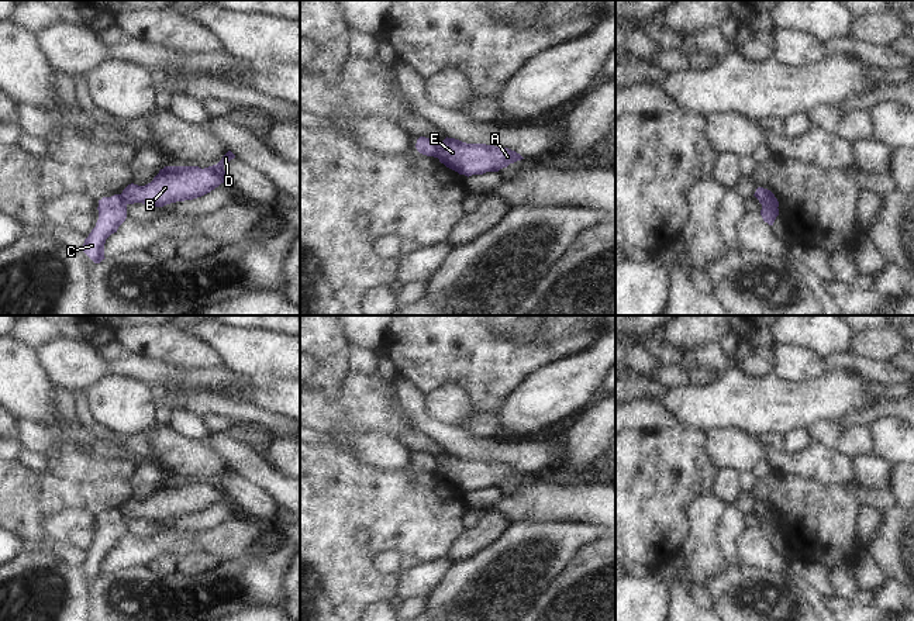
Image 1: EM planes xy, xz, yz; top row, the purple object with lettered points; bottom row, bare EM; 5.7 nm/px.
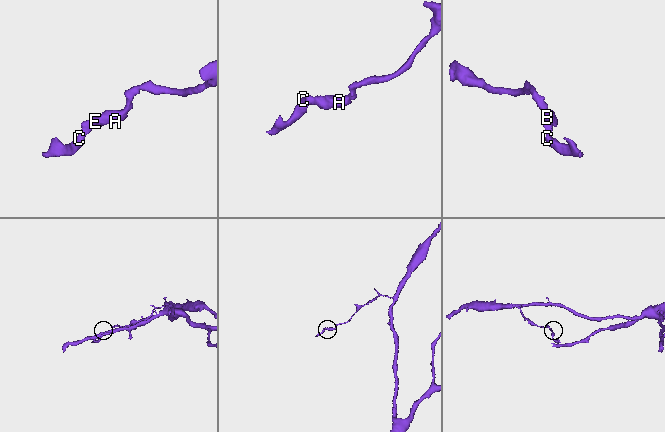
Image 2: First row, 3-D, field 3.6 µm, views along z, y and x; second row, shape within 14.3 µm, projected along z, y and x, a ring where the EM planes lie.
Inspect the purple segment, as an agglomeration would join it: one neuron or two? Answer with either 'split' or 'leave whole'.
split

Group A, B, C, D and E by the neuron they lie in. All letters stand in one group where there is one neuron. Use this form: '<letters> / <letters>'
A B D E / C

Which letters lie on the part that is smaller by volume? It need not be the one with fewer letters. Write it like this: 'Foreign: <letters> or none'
Foreign: C

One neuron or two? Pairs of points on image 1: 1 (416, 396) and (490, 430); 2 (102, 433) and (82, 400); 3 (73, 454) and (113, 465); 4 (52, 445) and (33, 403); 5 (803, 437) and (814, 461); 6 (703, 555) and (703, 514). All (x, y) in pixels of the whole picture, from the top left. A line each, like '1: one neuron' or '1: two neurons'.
1: two neurons
2: one neuron
3: one neuron
4: two neurons
5: two neurons
6: one neuron

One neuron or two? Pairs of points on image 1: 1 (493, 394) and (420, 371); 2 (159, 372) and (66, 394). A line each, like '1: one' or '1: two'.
1: one
2: two

